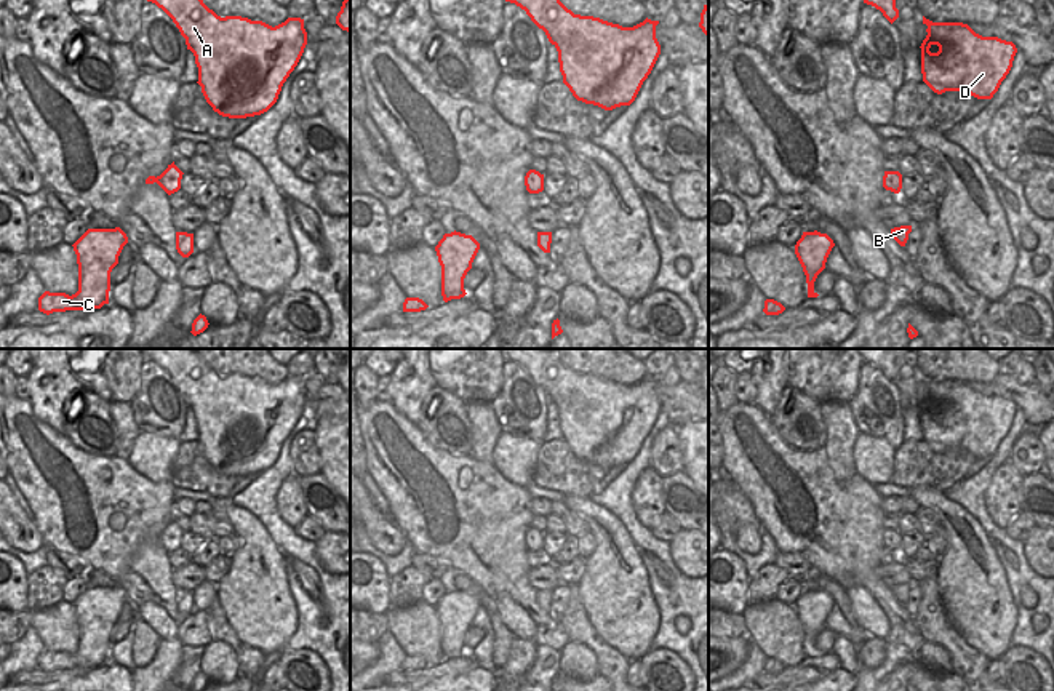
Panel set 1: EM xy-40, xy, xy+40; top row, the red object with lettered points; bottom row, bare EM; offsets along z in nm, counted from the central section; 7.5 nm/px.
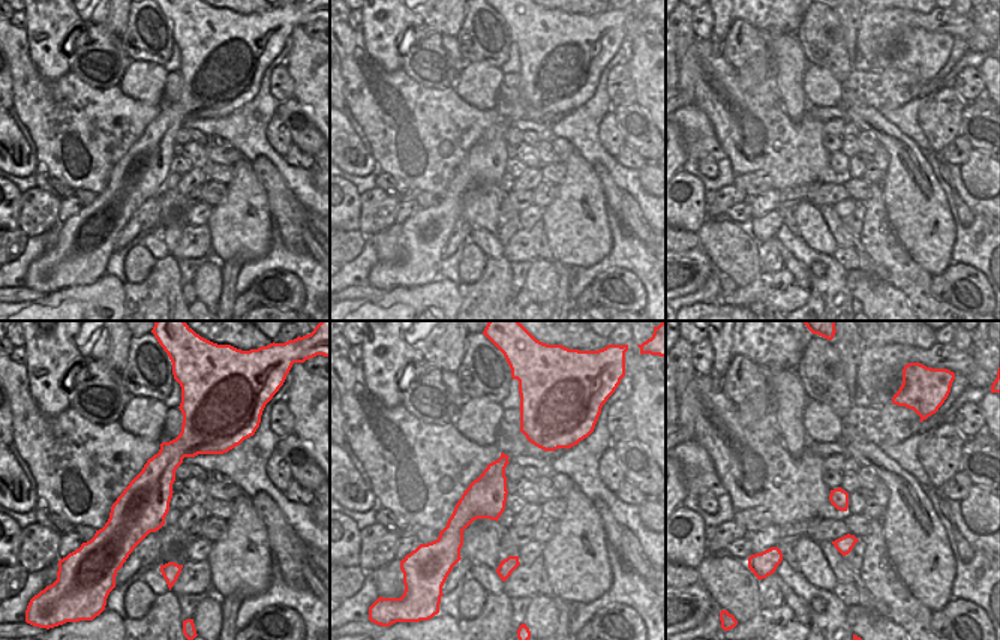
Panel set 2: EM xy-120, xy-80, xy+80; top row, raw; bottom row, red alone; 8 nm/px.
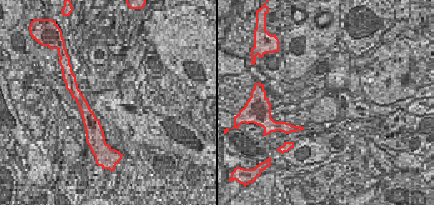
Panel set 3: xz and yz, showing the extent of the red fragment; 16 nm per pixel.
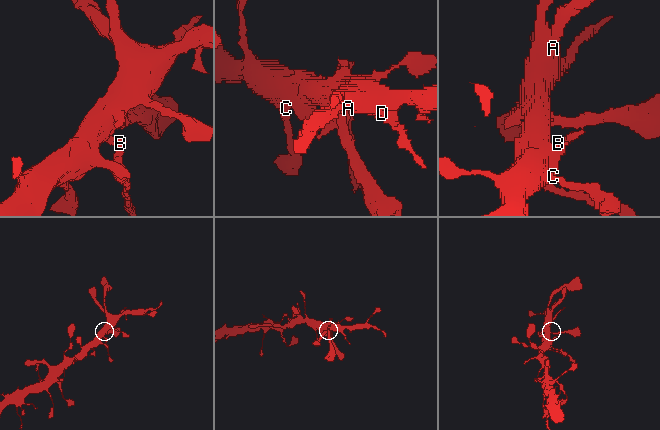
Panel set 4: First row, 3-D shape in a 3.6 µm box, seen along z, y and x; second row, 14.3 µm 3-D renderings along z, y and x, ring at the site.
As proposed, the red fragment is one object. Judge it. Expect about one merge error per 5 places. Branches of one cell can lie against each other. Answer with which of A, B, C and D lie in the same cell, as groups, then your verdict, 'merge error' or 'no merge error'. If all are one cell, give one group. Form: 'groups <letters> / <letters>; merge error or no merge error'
groups A B C D; no merge error

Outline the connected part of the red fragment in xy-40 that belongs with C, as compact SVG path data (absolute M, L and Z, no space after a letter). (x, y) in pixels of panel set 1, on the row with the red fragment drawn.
M88 229L72 246L78 264L78 291L72 296L66 293L45 291L38 298L38 310L50 315L66 310L94 310L109 304L110 272L118 264L118 256L128 243L126 234L120 229Z

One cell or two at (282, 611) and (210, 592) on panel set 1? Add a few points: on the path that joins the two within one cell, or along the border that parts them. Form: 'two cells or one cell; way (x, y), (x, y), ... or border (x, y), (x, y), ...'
two cells; border (215, 586), (218, 597)

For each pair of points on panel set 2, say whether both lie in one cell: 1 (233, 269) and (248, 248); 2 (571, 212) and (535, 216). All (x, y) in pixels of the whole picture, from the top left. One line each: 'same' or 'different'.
1: different
2: different

